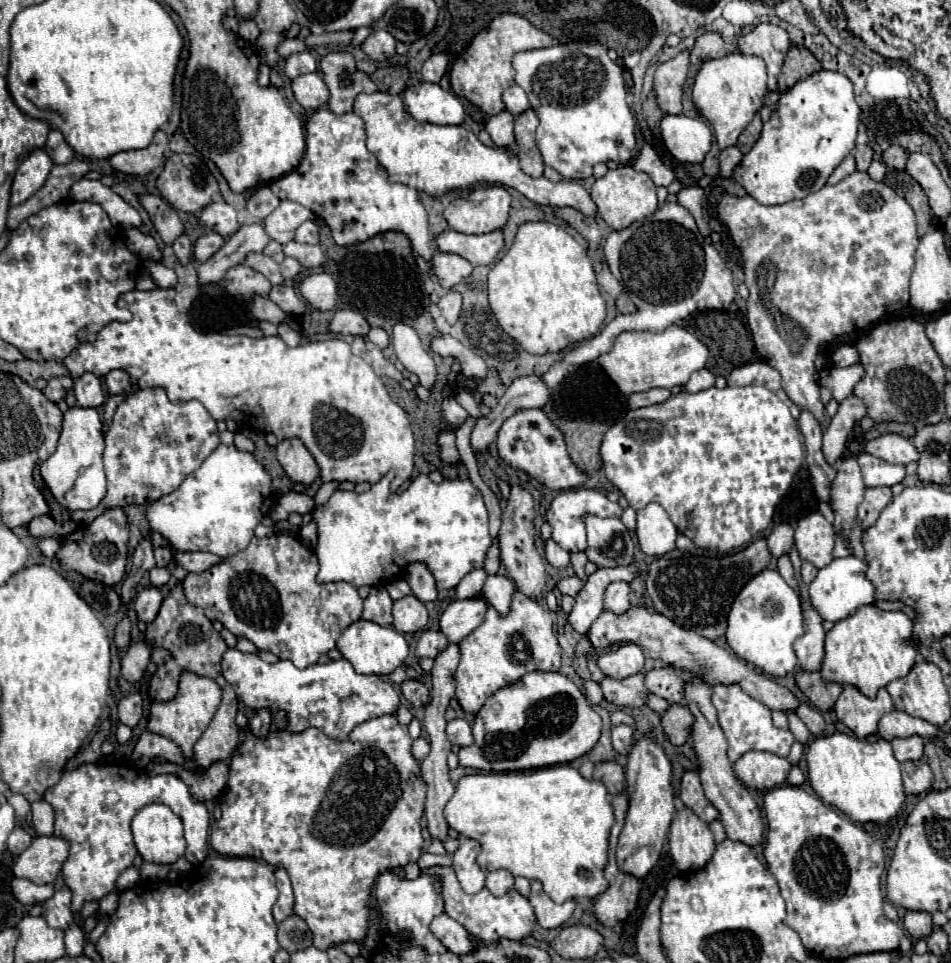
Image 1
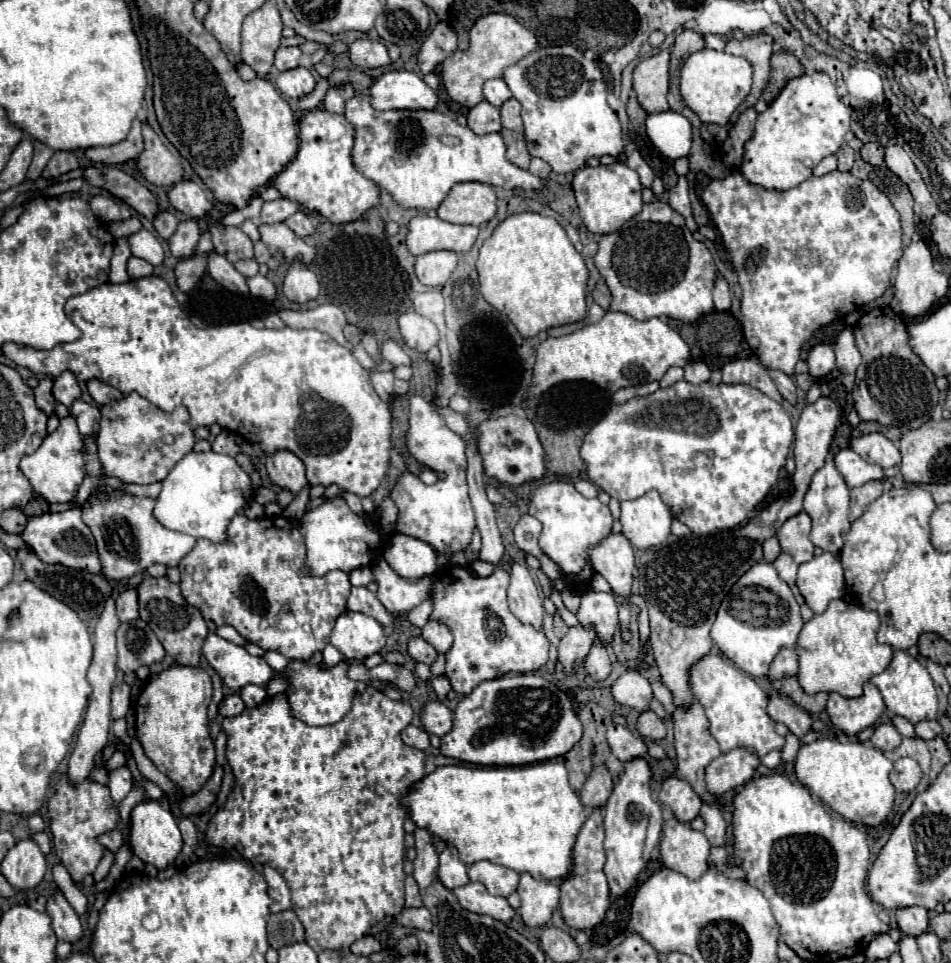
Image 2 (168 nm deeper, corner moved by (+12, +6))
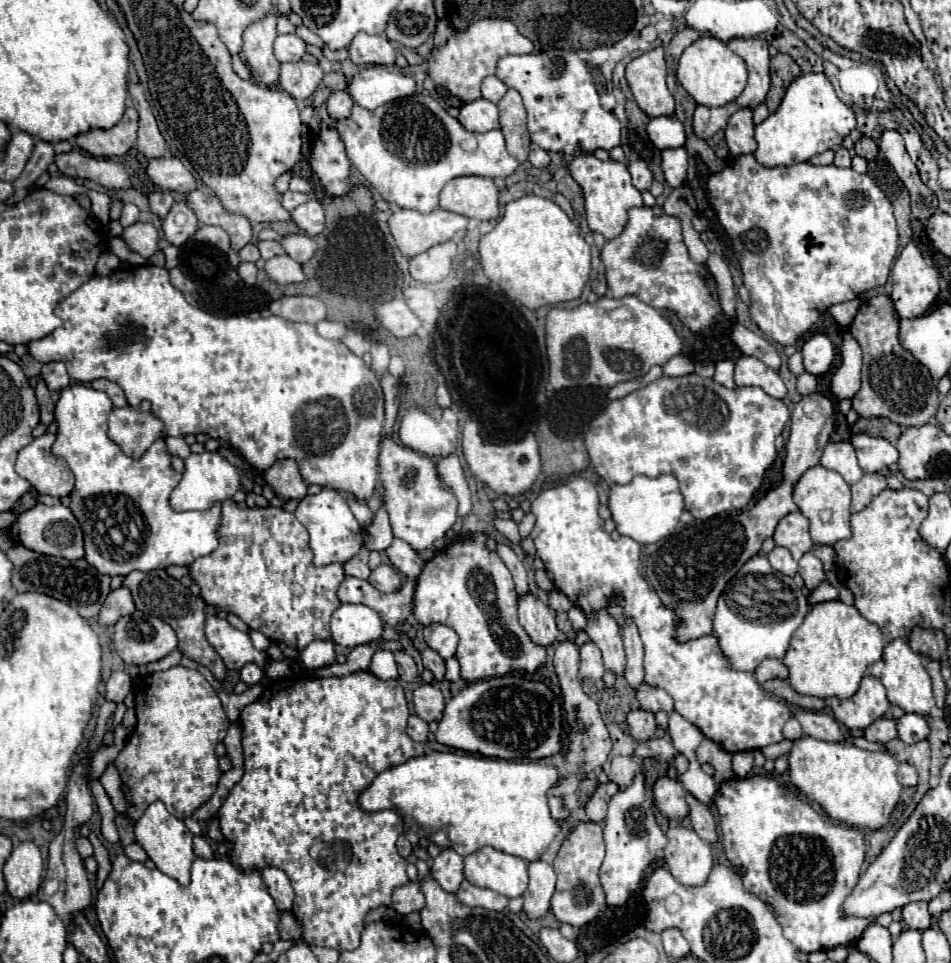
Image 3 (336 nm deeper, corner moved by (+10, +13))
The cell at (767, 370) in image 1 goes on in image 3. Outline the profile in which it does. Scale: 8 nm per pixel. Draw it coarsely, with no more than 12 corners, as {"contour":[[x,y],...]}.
{"contour":[[742,355],[734,367],[738,387],[752,385],[782,399],[780,375],[756,357]]}

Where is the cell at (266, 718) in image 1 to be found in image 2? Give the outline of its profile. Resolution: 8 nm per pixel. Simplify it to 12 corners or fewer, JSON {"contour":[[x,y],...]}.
{"contour":[[256,684],[240,690],[246,708],[266,700],[266,690]]}

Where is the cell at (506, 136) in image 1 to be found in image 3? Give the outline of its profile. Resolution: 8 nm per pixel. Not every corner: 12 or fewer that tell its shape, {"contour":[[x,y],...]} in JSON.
{"contour":[[476,99],[458,121],[474,133],[498,129],[498,105]]}

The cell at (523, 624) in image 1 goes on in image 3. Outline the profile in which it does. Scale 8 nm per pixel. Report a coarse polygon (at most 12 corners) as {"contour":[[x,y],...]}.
{"contour":[[484,533],[424,565],[414,617],[458,633],[468,683],[534,673],[546,647],[516,615]]}

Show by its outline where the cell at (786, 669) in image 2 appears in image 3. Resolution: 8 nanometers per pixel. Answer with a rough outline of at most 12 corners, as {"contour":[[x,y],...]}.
{"contour":[[764,659],[756,679],[786,679],[788,667],[782,659]]}

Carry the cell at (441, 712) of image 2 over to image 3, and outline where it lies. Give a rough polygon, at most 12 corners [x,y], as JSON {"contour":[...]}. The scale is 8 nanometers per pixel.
{"contour":[[436,685],[414,689],[416,715],[426,723],[442,719],[446,701]]}

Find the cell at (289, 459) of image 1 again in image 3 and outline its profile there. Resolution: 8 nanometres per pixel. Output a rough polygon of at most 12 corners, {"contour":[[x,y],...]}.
{"contour":[[294,459],[276,461],[264,479],[284,501],[308,493]]}

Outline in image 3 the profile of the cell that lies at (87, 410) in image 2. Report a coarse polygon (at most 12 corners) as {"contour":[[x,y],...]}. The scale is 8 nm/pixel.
{"contour":[[106,393],[56,403],[54,455],[102,575],[190,567],[220,505],[176,513],[164,439],[140,459],[108,439]]}

